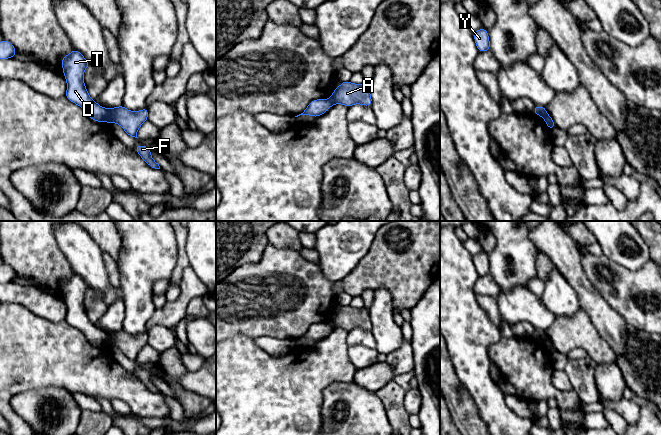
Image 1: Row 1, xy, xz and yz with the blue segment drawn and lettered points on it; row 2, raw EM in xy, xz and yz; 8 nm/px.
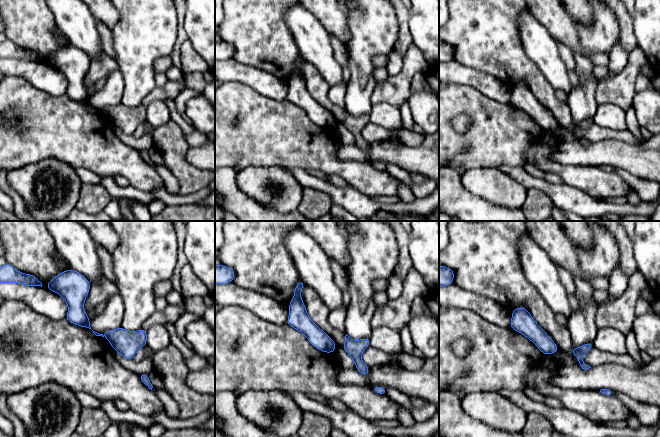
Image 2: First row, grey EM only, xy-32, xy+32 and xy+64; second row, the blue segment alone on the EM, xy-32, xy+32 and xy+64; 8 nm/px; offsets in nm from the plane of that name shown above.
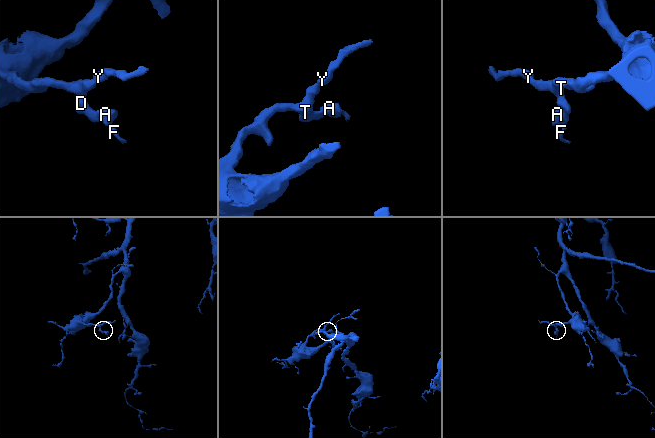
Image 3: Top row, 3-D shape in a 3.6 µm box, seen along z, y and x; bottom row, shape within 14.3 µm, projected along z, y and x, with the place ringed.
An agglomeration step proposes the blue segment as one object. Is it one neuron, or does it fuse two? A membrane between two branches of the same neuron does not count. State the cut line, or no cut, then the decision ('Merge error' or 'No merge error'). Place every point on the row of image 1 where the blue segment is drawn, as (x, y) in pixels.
Split along xy (106, 109), (112, 121). Merge error

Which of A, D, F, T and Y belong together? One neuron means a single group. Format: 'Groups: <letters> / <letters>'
Groups: A F / D T Y

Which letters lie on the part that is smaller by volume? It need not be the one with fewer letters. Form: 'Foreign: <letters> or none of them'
Foreign: A, F

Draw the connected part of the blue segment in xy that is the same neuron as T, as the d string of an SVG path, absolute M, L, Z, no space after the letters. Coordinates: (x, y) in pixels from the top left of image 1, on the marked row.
M78 50L64 56L62 61L63 74L67 82L65 97L82 107L86 114L96 122L112 124L108 110L97 104L88 94L84 84L84 70L91 66Z

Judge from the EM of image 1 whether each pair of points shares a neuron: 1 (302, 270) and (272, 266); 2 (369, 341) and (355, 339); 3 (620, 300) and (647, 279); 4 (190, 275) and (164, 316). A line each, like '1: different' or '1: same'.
1: same
2: same
3: same
4: same

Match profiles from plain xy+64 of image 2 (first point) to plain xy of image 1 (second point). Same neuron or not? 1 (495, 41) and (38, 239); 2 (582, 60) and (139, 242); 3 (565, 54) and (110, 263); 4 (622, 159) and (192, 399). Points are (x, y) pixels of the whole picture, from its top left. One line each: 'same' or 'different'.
1: same
2: same
3: same
4: different

